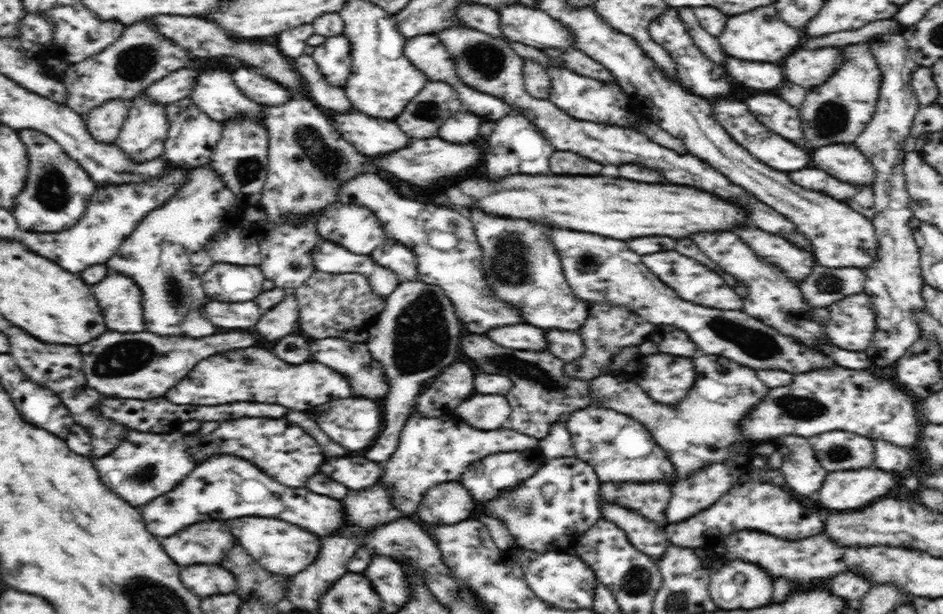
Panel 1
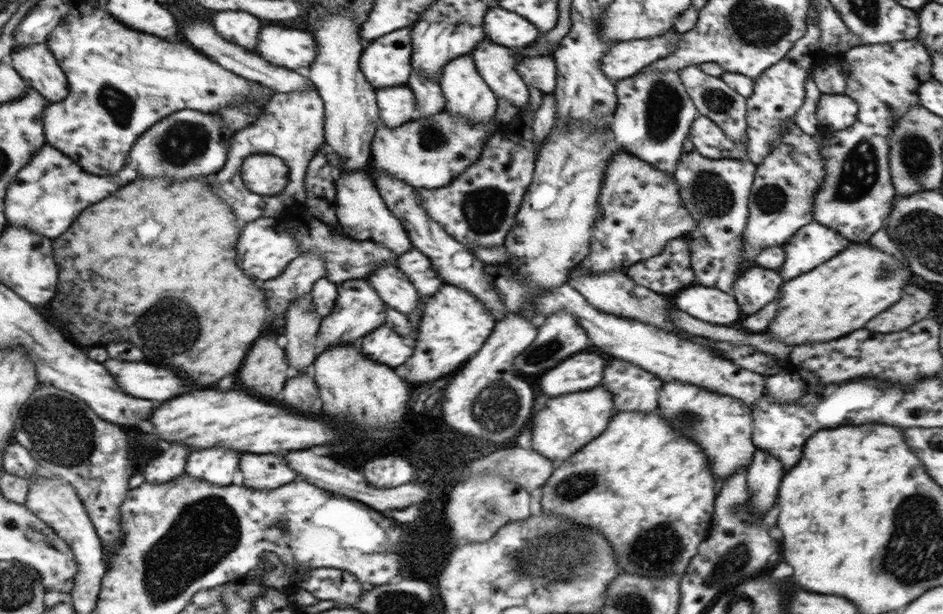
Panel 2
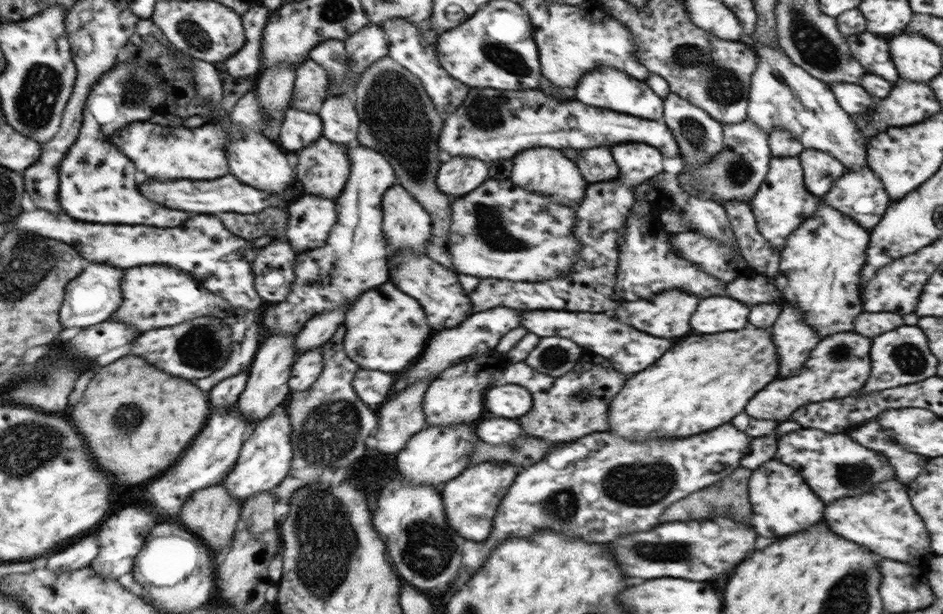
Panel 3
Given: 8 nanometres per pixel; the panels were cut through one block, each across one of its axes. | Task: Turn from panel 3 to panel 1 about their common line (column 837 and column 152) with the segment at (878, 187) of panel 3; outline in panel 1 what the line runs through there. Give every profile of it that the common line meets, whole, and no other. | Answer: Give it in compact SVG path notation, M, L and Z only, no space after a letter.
M172 166L170 174L162 180L146 180L138 184L108 185L97 187L88 202L82 218L70 227L55 233L23 231L21 240L26 247L36 251L60 265L72 274L79 274L88 266L104 264L116 254L116 250L135 228L136 225L151 211L162 206L179 188L187 177L188 168Z

